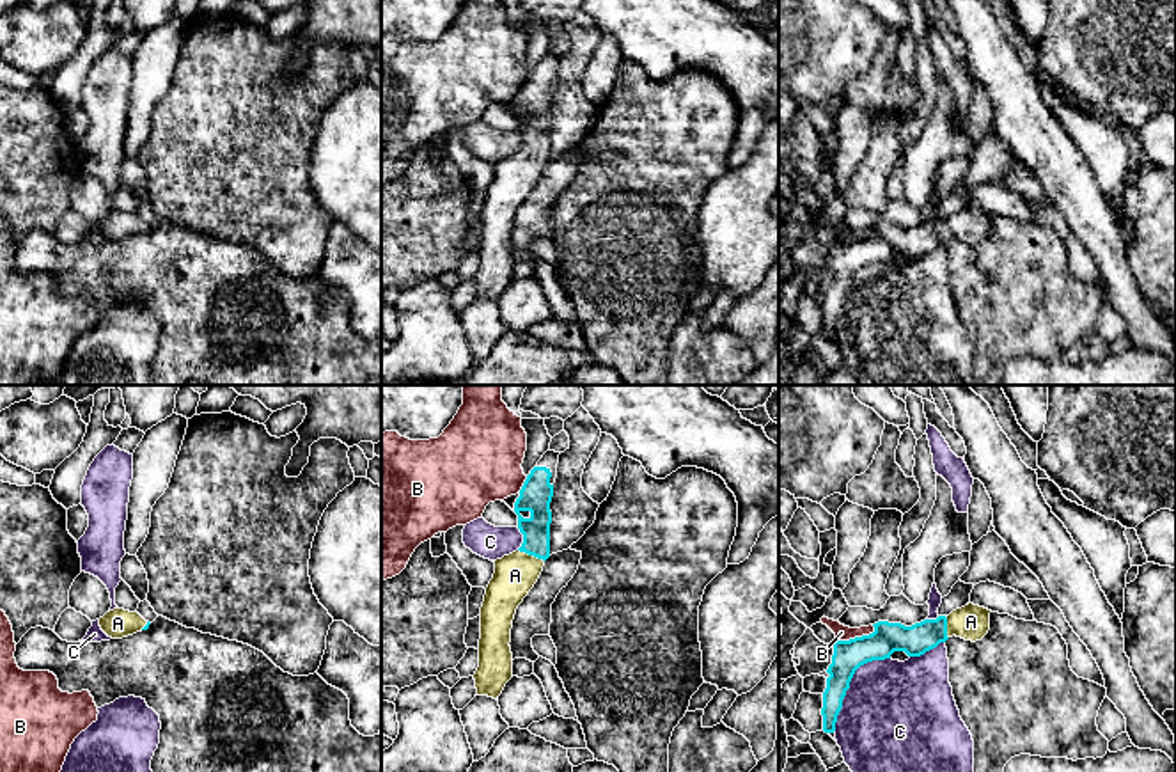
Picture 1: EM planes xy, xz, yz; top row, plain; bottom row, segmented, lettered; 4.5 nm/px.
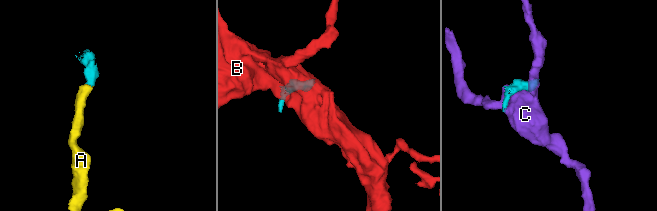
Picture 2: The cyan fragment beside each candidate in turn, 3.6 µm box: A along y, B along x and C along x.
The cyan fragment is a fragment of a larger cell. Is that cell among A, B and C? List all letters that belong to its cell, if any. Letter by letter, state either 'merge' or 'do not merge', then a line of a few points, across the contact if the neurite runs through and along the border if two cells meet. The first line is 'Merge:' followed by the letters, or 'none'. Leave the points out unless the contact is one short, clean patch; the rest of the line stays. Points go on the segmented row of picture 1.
Merge: A
A: merge | xz (536, 499), (531, 554), (515, 575)
B: do not merge | yz (875, 627), (868, 634), (838, 639)
C: do not merge

